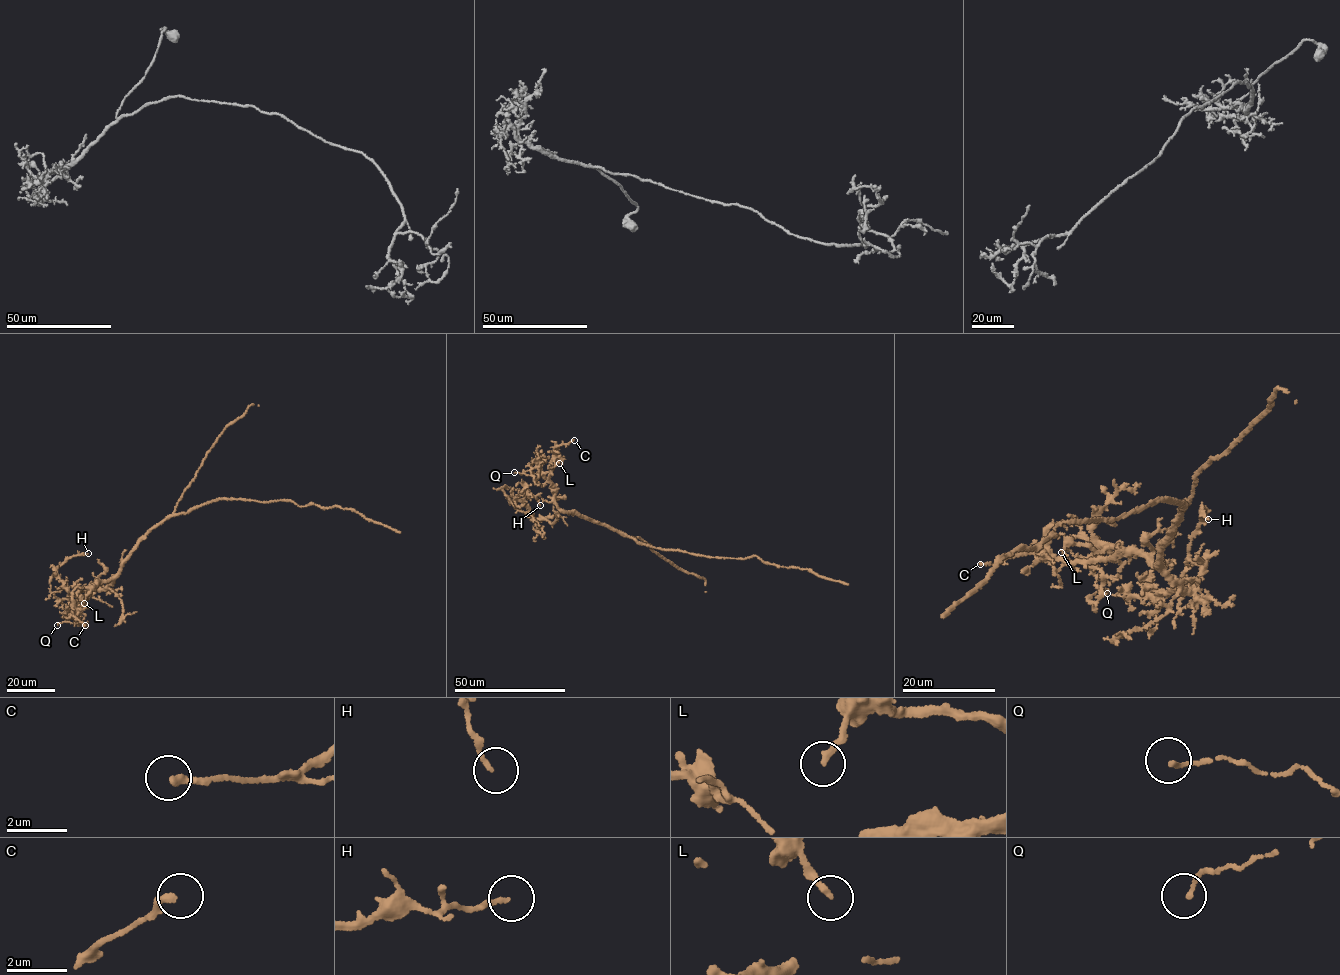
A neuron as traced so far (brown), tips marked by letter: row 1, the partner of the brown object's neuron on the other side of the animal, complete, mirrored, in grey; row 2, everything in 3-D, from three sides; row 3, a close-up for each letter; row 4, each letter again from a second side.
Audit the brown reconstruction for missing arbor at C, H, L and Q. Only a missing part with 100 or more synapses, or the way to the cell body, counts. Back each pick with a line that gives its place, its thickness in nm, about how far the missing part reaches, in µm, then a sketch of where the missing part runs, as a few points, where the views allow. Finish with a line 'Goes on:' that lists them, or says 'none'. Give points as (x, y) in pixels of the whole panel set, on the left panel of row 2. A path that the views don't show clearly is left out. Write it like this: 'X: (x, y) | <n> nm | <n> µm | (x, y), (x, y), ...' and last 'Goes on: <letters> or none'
Goes on: none

